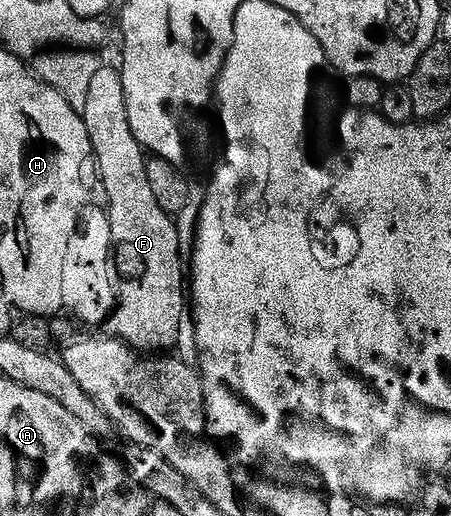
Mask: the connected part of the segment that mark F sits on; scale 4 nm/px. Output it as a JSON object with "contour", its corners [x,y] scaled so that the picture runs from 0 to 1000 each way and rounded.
{"contour":[[[226,126],[204,151],[195,174],[193,207],[184,221],[193,258],[202,266],[206,302],[215,306],[226,359],[237,388],[248,492],[255,496],[255,533],[264,543],[264,570],[255,579],[248,610],[237,620],[239,647],[268,657],[297,680],[366,684],[392,665],[401,649],[401,624],[415,618],[415,525],[401,519],[401,455],[392,450],[386,419],[353,405],[344,374],[326,351],[326,300],[313,275],[290,258],[290,234],[282,234],[282,196],[273,180],[268,140],[257,128]]]}

